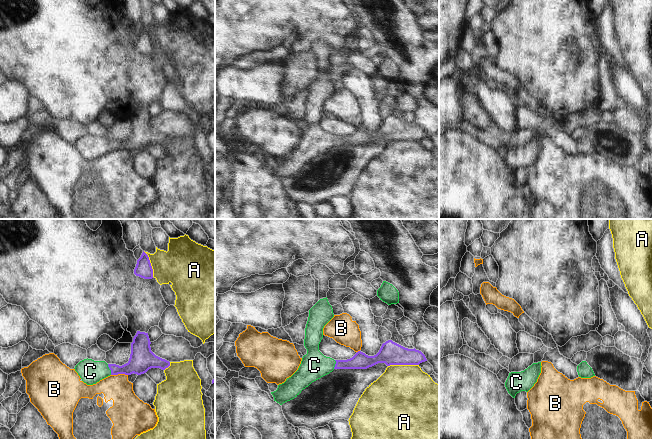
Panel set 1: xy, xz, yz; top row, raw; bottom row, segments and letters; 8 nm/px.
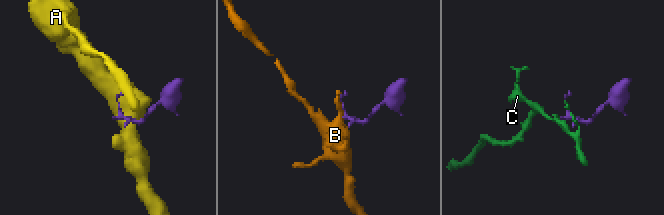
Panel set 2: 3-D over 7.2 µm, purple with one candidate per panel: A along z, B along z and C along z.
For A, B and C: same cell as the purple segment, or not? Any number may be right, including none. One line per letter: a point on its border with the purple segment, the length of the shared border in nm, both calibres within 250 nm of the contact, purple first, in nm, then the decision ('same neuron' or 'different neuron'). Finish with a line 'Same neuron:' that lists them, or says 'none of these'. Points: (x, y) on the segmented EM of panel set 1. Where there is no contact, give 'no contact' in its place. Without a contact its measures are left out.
A: xz (403, 364) | 240 nm | 190/480 nm | different neuron
B: xy (119, 373) | 140 nm | 200/200 nm | different neuron
C: xy (109, 368) | 90 nm | 180/190 nm | same neuron
Same neuron: C

